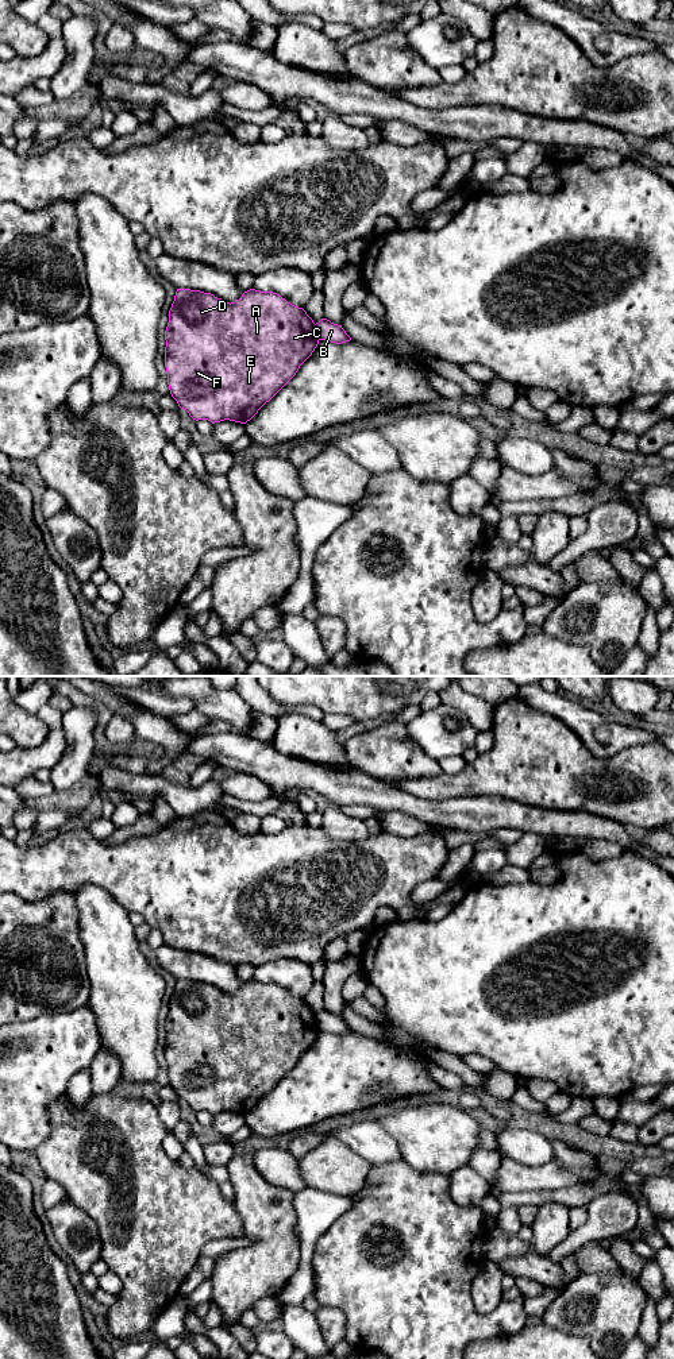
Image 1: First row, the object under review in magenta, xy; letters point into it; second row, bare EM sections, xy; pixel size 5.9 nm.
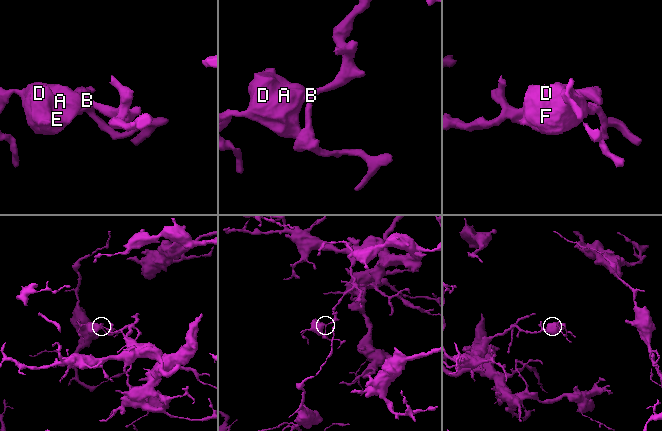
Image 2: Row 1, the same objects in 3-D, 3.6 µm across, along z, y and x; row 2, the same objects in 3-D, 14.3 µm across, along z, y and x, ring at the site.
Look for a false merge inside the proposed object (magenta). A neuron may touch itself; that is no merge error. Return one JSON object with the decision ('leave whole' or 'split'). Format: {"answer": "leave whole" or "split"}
{"answer": "split"}

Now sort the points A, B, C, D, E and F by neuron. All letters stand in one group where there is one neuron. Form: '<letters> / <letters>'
A C D E F / B

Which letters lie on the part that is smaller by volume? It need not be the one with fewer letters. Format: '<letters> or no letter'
A, C, D, E, F

